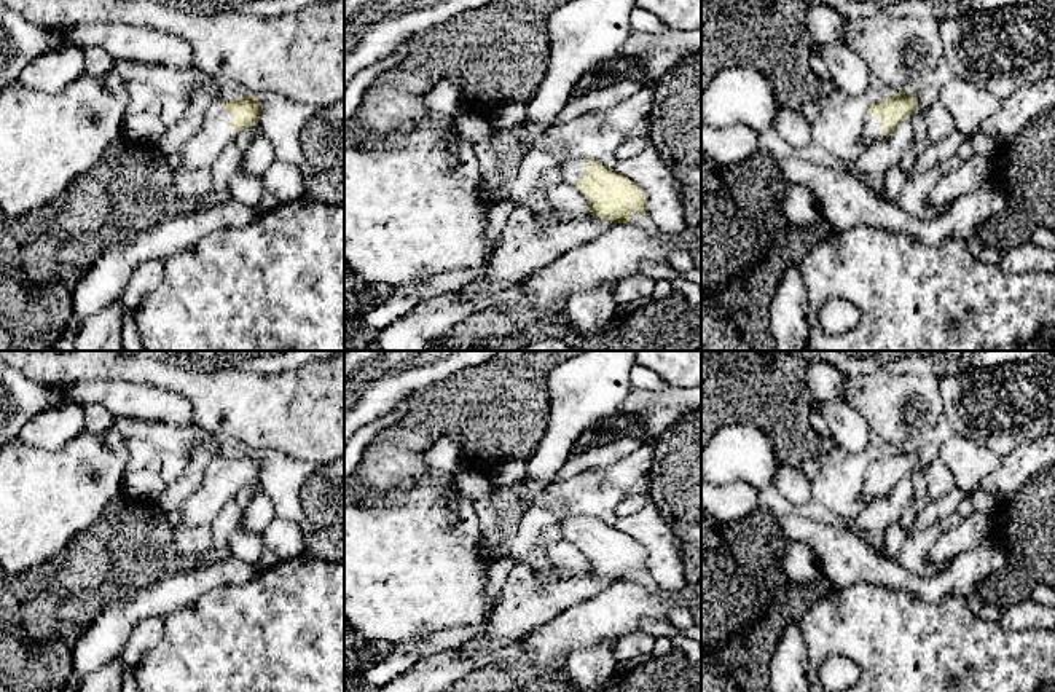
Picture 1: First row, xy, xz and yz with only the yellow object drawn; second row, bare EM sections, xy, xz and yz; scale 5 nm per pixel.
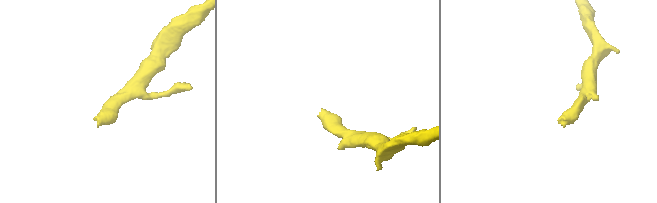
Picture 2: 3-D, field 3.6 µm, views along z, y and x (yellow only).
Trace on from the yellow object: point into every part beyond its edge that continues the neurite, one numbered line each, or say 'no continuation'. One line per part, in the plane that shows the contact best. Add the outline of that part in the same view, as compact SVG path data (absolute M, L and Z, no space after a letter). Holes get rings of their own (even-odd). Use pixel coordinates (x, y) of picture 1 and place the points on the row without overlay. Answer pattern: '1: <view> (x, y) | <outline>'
1: xy (204, 504) | M215 456L209 461L201 486L183 502L182 521L175 533L196 526L210 526L222 507L237 496L236 488L229 485L234 478L231 470Z

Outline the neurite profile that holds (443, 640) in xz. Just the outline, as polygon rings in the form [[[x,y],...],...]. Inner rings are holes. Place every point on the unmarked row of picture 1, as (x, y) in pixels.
[[[483,622],[475,627],[440,630],[432,633],[426,641],[422,641],[416,647],[416,651],[419,654],[419,659],[424,659],[441,651],[456,649],[467,639],[486,635],[488,631],[489,631],[488,622]]]

